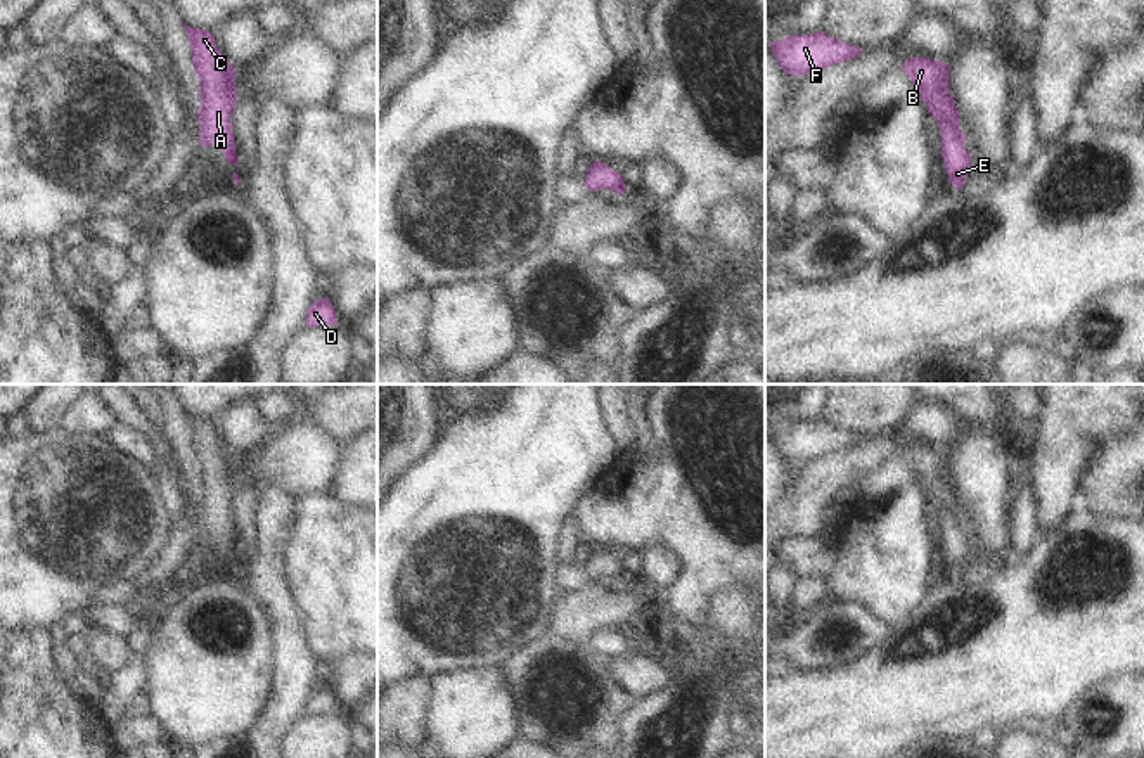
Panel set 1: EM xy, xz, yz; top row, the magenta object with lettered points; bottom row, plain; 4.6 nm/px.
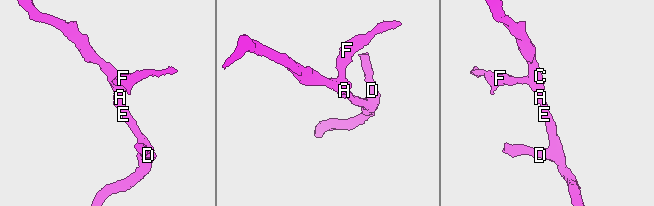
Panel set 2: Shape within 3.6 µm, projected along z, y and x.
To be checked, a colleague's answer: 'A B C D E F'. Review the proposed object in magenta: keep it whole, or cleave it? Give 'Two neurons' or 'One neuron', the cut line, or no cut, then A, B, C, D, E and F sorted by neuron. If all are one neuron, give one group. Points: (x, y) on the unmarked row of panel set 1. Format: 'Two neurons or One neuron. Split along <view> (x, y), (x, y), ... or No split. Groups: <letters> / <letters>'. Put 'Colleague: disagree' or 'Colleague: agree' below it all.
One neuron. No split. Groups: A B C D E F.
Colleague: agree

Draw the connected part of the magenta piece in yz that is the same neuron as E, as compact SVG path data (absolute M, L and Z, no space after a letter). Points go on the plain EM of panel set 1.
M912 445L902 459L910 466L917 481L938 509L942 519L942 545L948 569L961 578L971 552L964 535L966 521L959 516L959 498L948 478L948 452L943 448Z

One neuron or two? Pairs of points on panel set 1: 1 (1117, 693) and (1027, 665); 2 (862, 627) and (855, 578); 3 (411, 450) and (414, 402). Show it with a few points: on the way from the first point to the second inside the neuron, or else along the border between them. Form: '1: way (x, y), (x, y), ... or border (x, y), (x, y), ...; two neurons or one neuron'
1: border (1125, 674), (1092, 686), (1065, 712); two neurons
2: border (829, 594), (864, 606), (892, 629); two neurons
3: way (412, 438), (414, 414); one neuron

